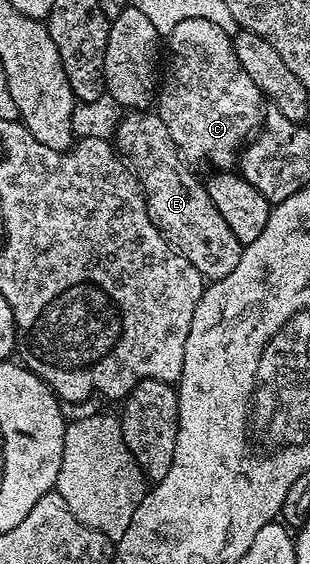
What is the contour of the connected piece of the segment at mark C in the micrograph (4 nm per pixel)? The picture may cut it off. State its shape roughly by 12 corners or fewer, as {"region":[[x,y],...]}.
{"region":[[232,34],[165,37],[157,112],[183,160],[234,170],[265,98]]}

